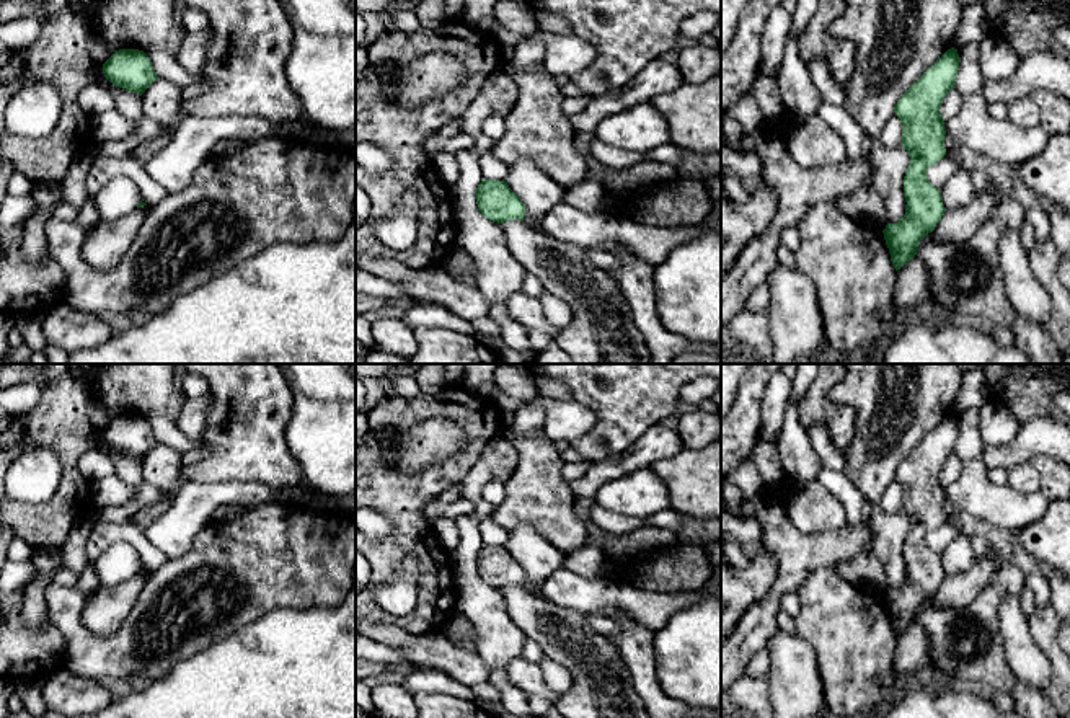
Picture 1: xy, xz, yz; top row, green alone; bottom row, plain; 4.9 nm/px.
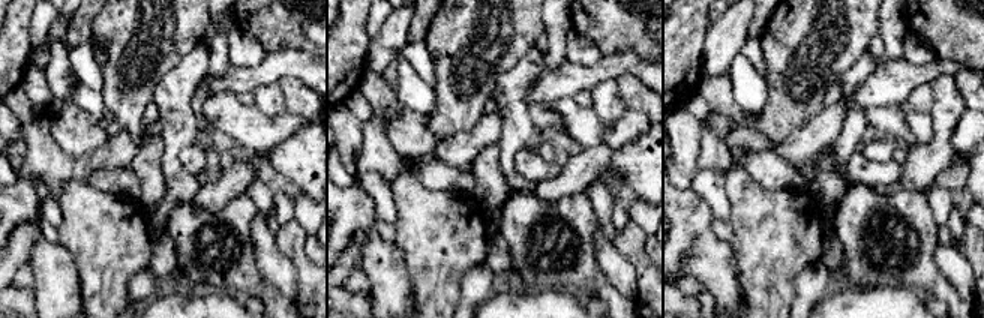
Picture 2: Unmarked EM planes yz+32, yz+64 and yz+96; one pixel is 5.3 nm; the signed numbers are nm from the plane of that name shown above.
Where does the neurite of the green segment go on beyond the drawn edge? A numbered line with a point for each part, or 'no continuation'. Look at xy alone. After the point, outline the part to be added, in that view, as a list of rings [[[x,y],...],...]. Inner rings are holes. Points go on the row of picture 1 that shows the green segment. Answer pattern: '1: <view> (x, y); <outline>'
no continuation

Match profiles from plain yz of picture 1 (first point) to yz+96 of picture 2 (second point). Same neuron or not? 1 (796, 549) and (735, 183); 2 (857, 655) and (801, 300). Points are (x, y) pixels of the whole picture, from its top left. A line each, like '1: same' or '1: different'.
1: different
2: different

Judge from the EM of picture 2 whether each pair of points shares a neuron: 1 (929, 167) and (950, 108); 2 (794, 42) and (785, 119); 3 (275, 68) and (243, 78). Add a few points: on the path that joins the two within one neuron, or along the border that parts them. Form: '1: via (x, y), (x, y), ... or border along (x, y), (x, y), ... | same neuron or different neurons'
1: via (938, 152), (945, 123) | same neuron
2: via (786, 62), (777, 72), (782, 78), (785, 99) | same neuron
3: via (267, 72), (251, 78) | same neuron

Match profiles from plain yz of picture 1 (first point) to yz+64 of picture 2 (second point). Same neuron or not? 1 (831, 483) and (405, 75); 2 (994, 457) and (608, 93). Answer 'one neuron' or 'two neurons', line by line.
1: one neuron
2: two neurons

